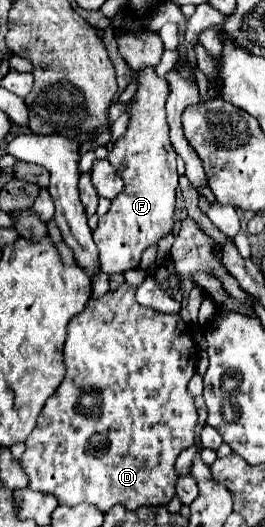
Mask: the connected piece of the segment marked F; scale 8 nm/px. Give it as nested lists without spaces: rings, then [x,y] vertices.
[[[153,68],[139,70],[135,76],[139,80],[139,90],[135,94],[135,104],[129,110],[129,128],[117,142],[113,142],[113,150],[107,156],[125,186],[121,194],[113,198],[109,212],[99,218],[99,226],[93,232],[93,240],[99,248],[101,270],[109,276],[137,268],[141,254],[173,232],[179,174],[175,168],[177,154],[169,142],[169,126],[165,122],[169,86]]]

